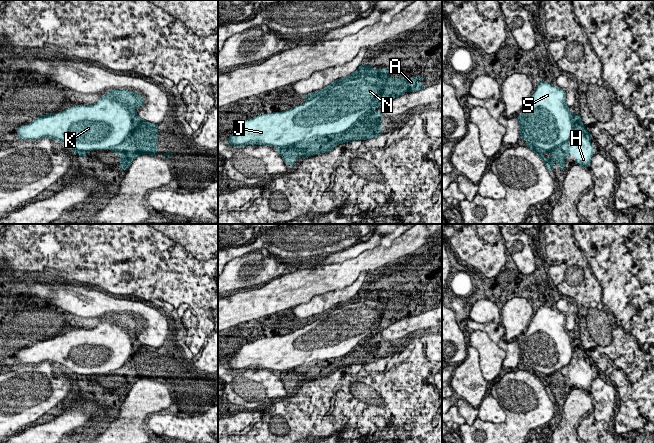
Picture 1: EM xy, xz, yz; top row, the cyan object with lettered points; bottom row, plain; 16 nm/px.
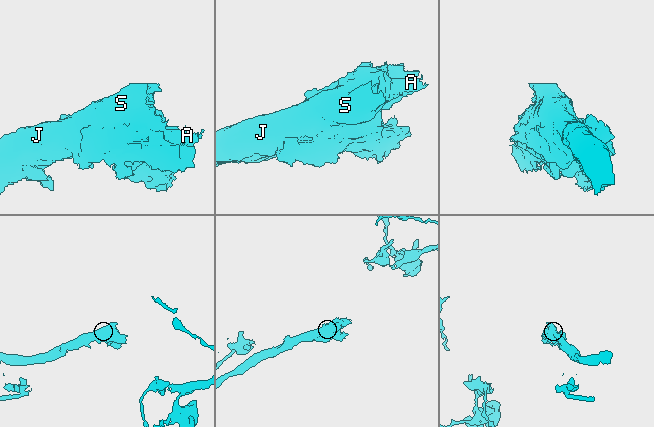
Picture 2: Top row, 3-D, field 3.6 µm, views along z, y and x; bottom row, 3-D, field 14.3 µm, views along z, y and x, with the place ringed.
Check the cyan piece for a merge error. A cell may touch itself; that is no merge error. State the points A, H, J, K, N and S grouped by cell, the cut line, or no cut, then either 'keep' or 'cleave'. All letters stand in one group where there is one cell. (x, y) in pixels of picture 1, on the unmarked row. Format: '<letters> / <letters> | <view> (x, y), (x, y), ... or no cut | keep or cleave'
A H J K N S | no cut | keep

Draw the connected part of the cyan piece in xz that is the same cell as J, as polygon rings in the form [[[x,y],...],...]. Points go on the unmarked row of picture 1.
[[[361,289],[359,292],[350,298],[347,301],[343,301],[338,303],[337,305],[332,306],[329,310],[324,311],[320,315],[311,316],[306,318],[306,325],[301,328],[297,329],[294,332],[285,334],[283,336],[273,336],[270,338],[262,338],[255,340],[251,343],[244,344],[237,353],[230,359],[230,362],[227,364],[227,369],[229,370],[237,370],[241,371],[244,369],[272,369],[276,371],[276,376],[283,382],[284,386],[286,388],[289,388],[293,391],[293,388],[296,386],[296,383],[299,381],[310,381],[315,380],[319,377],[328,377],[330,376],[334,371],[339,369],[340,367],[348,367],[351,365],[357,365],[357,364],[367,364],[372,363],[375,361],[378,361],[382,359],[382,336],[377,335],[376,331],[383,331],[384,329],[388,328],[391,324],[398,322],[399,320],[402,320],[404,318],[407,318],[408,316],[417,316],[421,313],[426,312],[426,309],[424,309],[421,305],[423,304],[423,300],[421,298],[420,302],[390,302],[388,297],[388,291],[382,292],[382,293],[374,293],[371,289]]]

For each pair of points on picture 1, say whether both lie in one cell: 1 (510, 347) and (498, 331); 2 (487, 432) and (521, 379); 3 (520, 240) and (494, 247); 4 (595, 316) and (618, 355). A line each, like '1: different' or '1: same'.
1: same
2: same
3: different
4: different

